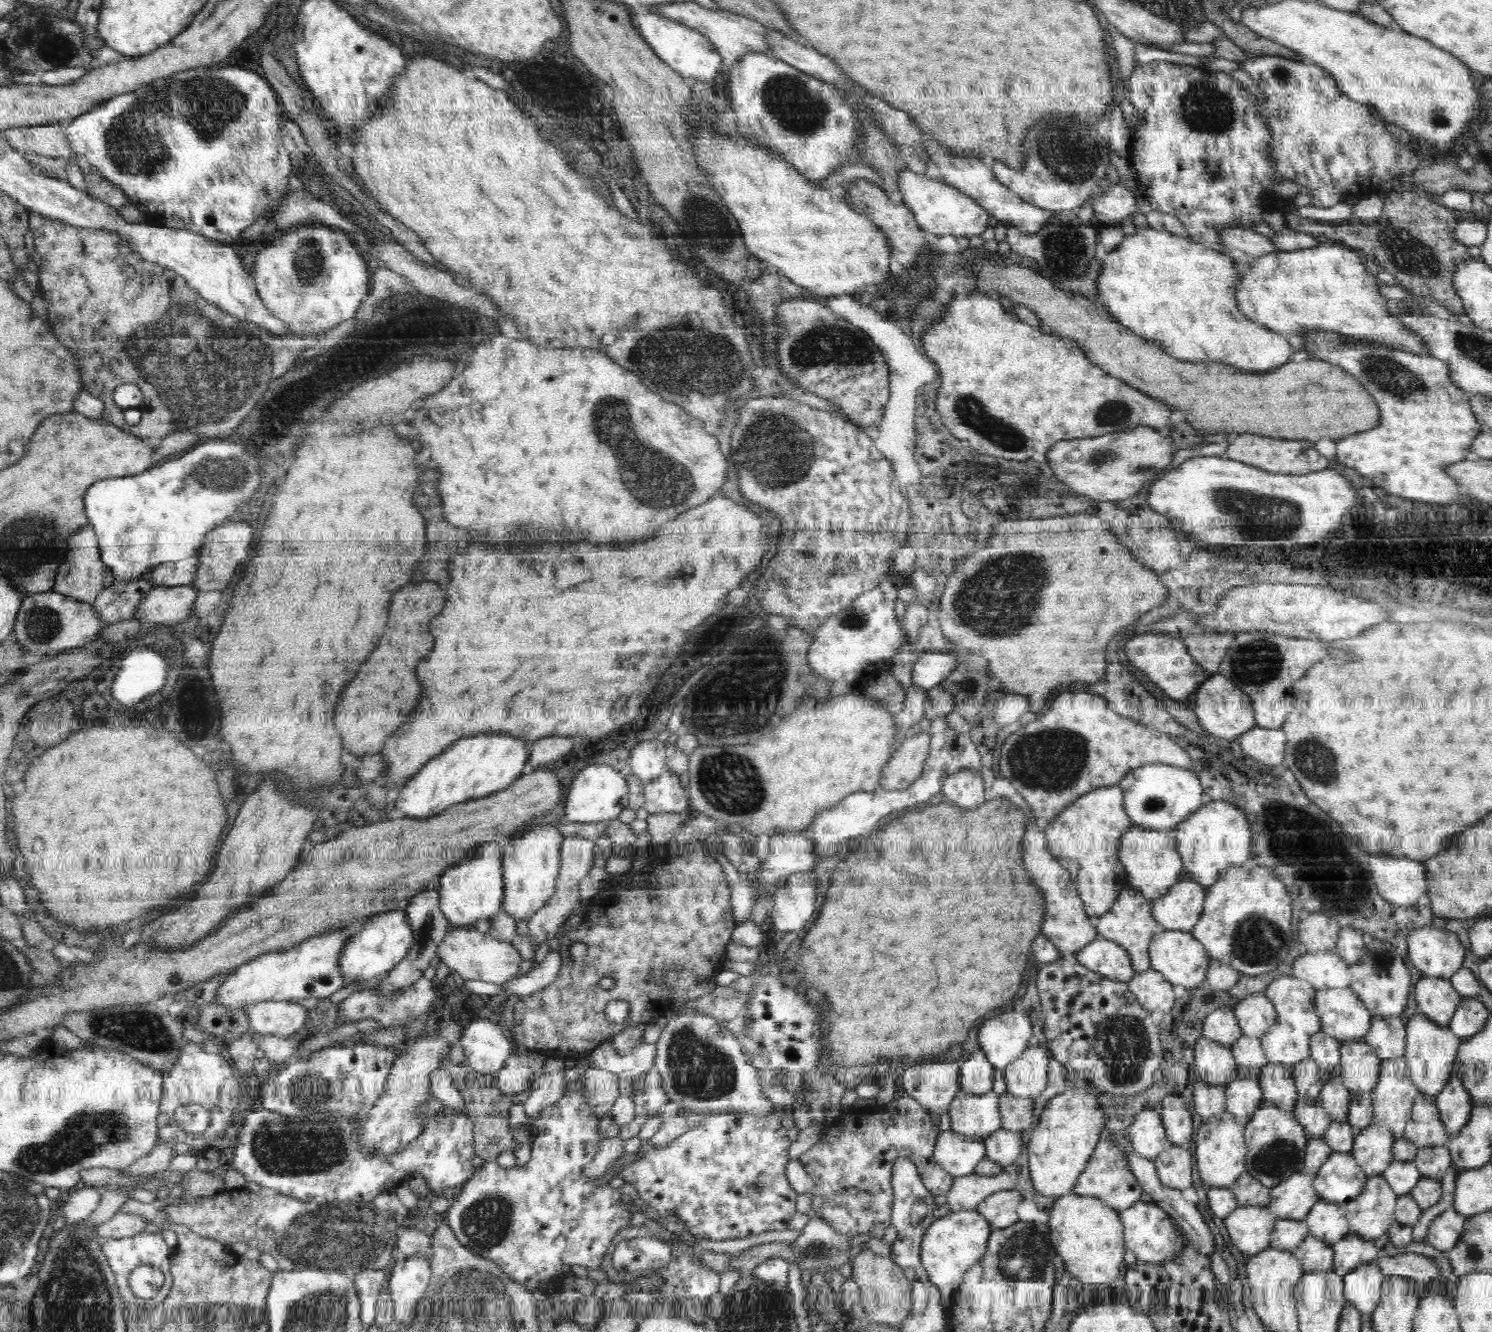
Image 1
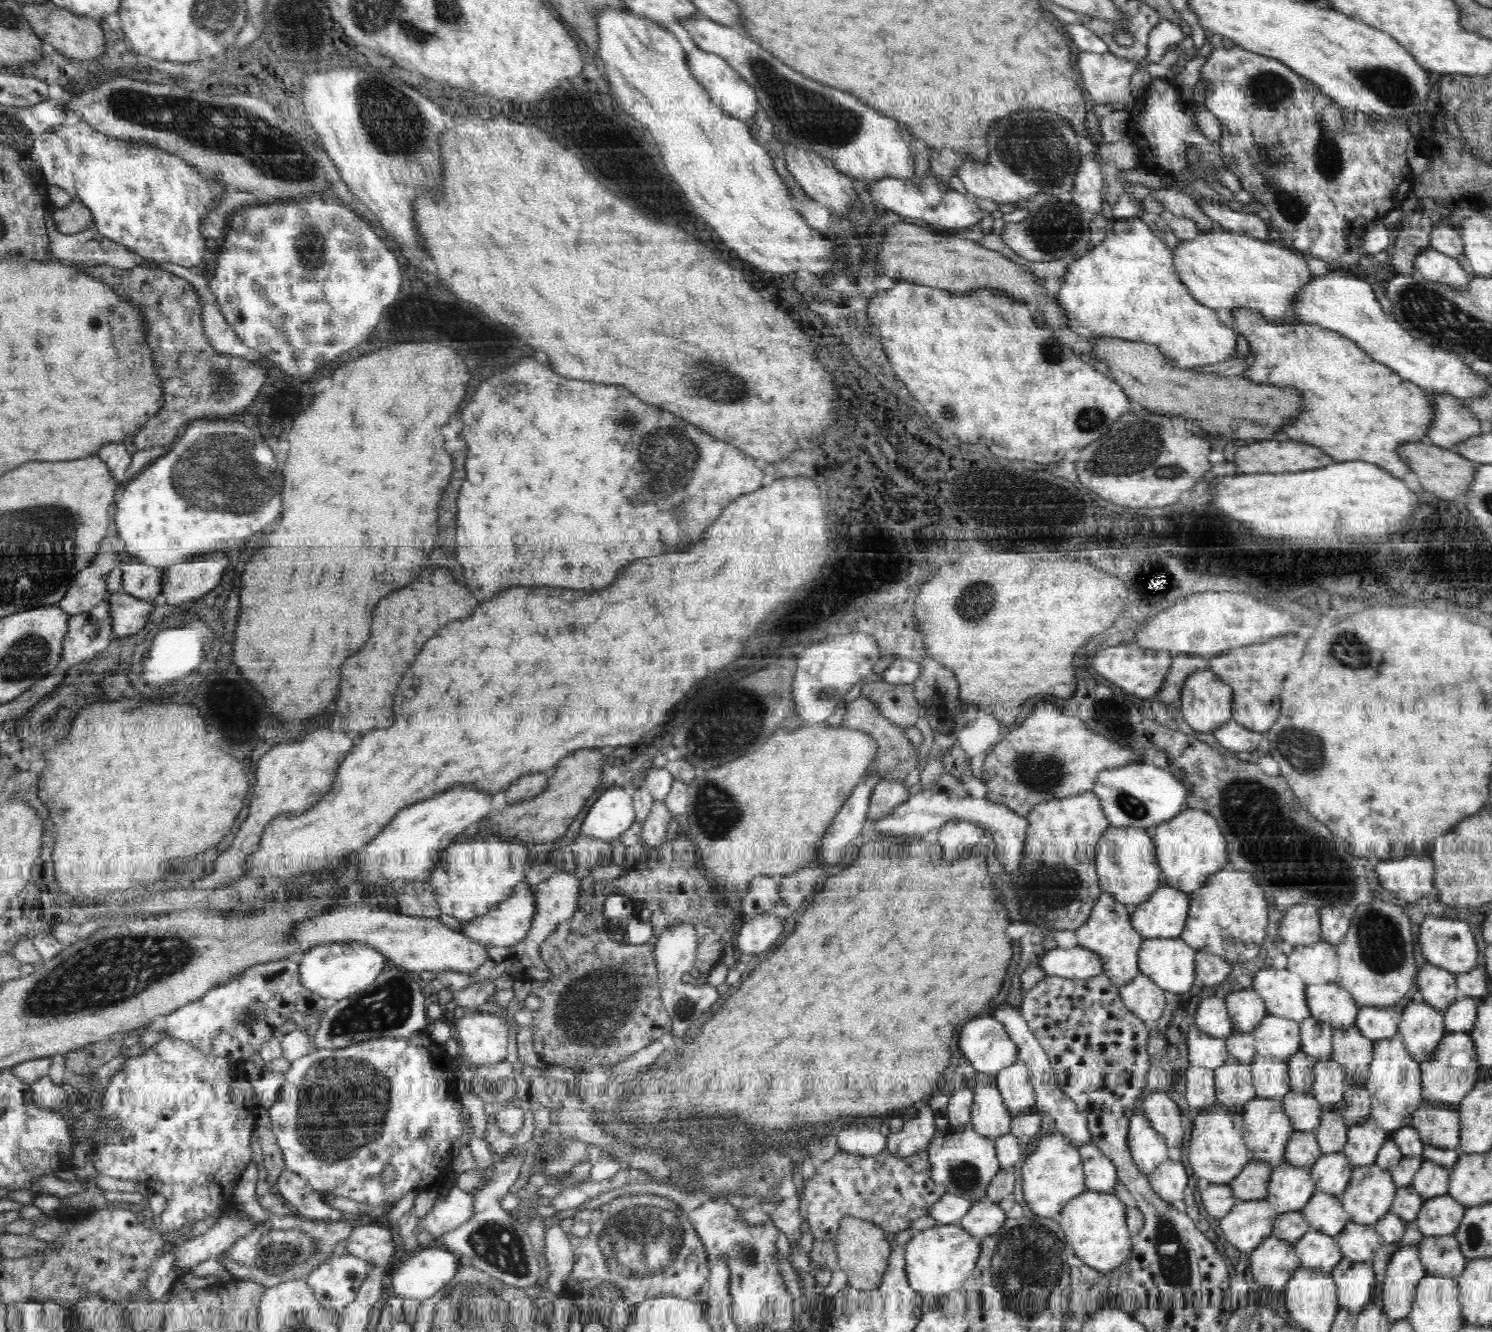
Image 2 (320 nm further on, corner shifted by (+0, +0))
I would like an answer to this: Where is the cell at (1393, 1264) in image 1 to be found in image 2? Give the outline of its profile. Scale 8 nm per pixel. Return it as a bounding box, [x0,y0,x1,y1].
[1416,1235,1468,1279]

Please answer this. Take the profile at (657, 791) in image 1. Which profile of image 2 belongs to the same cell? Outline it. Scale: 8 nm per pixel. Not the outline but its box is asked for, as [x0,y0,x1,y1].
[641,800,674,850]

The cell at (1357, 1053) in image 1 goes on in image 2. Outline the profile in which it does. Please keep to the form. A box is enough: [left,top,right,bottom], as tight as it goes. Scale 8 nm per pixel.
[1331,1026,1375,1086]

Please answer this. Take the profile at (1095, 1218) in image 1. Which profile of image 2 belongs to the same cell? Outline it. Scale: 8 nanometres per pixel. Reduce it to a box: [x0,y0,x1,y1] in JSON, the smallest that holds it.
[1056,1190,1131,1272]

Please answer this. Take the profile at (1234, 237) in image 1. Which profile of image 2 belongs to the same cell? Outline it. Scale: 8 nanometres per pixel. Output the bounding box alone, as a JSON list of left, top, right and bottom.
[1163,189,1218,231]

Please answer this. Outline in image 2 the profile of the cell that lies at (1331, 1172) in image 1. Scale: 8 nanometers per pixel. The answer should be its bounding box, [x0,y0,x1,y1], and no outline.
[1309,1151,1353,1197]

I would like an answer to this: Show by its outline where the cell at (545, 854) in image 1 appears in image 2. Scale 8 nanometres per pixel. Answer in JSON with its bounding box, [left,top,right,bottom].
[460,881,537,951]

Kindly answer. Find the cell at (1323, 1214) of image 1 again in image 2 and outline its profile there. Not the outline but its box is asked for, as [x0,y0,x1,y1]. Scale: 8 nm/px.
[1300,1191,1351,1237]

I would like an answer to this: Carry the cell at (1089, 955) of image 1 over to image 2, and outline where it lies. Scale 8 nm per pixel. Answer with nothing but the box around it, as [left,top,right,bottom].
[1039,945,1102,979]

